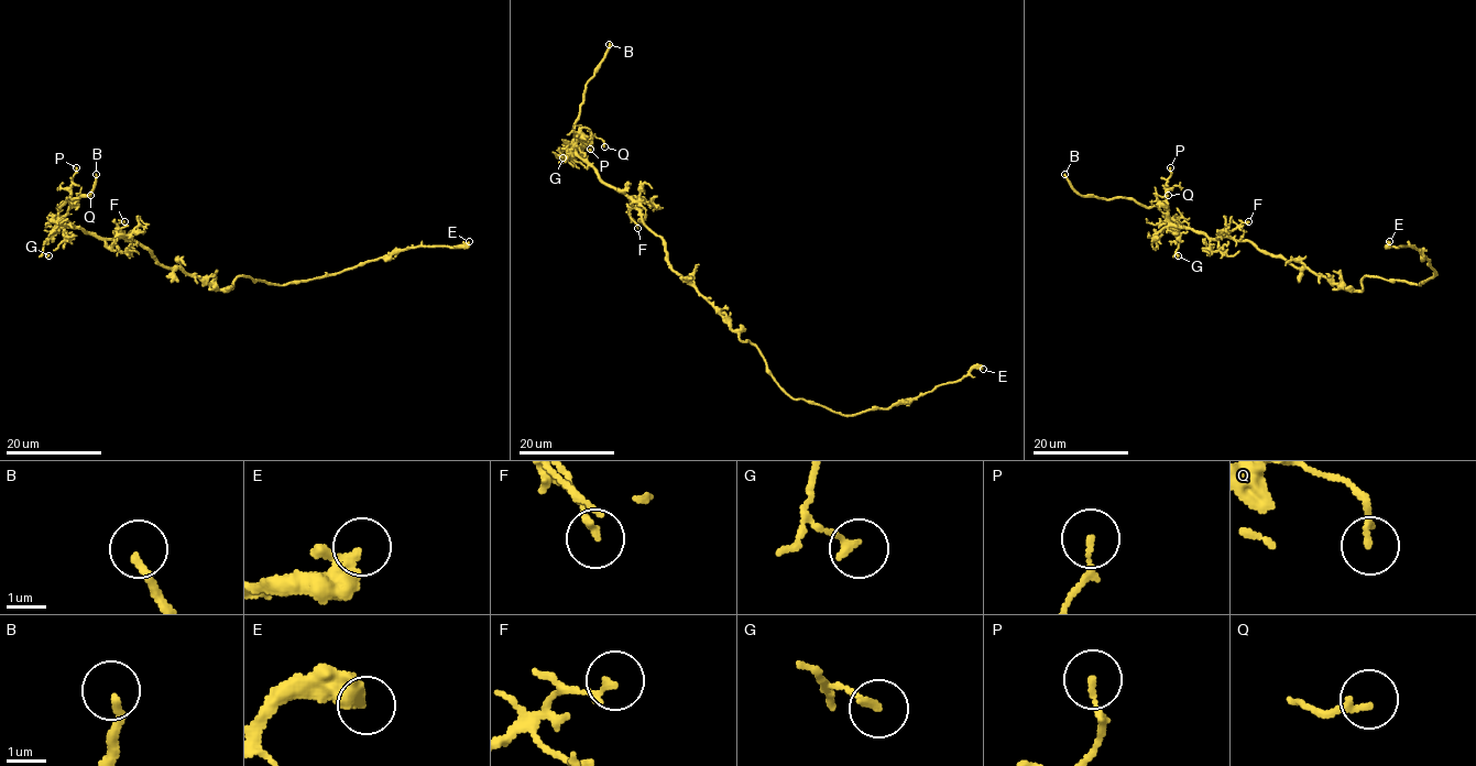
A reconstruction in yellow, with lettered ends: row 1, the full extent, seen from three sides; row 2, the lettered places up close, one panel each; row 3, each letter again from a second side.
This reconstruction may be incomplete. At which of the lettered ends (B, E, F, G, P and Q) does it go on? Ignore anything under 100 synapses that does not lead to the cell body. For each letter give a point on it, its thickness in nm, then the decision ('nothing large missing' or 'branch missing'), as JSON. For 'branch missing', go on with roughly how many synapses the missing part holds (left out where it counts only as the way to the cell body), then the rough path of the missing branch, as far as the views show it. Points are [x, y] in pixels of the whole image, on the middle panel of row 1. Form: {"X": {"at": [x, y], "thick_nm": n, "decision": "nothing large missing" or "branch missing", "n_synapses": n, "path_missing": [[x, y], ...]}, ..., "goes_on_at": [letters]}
{"B": {"at": [609, 44], "thick_nm": 200, "decision": "branch missing", "path_missing": [[609, 44], [612, 41], [635, 43], [646, 39], [653, 32], [657, 18], [654, 7]]}, "E": {"at": [983, 369], "thick_nm": 240, "decision": "nothing large missing"}, "F": {"at": [637, 228], "thick_nm": 160, "decision": "nothing large missing"}, "G": {"at": [562, 157], "thick_nm": 200, "decision": "nothing large missing"}, "P": {"at": [590, 149], "thick_nm": 130, "decision": "nothing large missing"}, "Q": {"at": [604, 146], "thick_nm": 160, "decision": "nothing large missing"}, "goes_on_at": ["B"]}

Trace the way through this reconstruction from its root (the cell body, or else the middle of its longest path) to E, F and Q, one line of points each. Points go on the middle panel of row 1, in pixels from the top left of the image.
E: (703, 297), (740, 340), (757, 347), (766, 371), (791, 397), (845, 415), (904, 403), (983, 369)
F: (703, 297), (671, 269), (666, 259), (664, 241), (645, 225), (642, 214), (633, 207), (631, 218), (637, 228)
Q: (703, 297), (671, 269), (664, 241), (645, 225), (638, 206), (608, 186), (576, 150), (592, 135), (604, 146)

